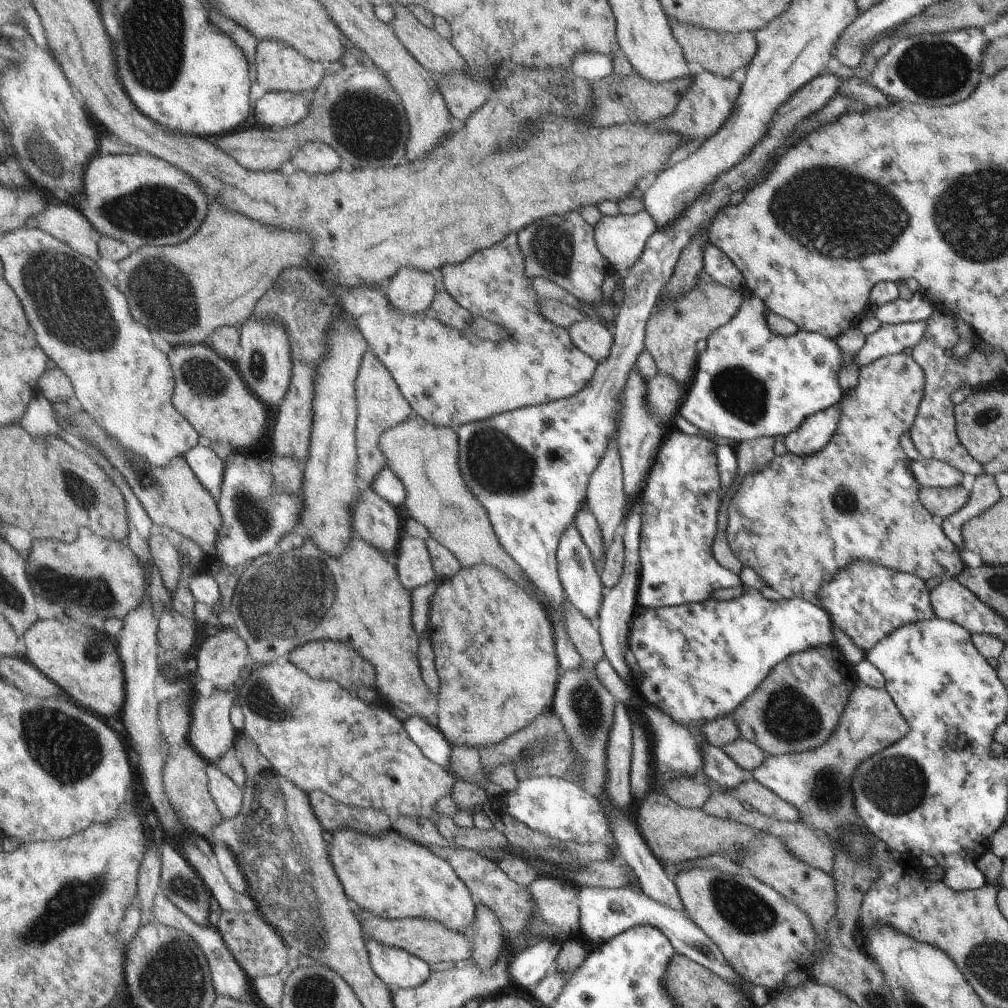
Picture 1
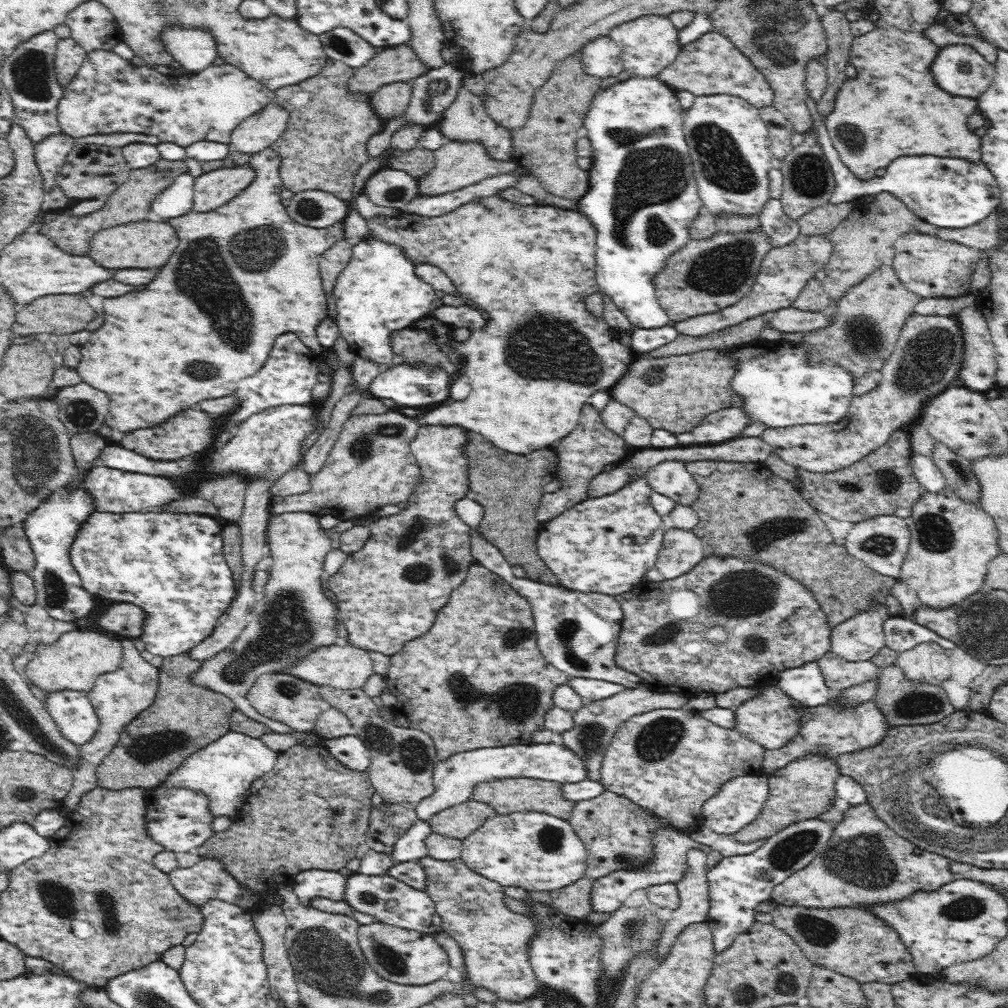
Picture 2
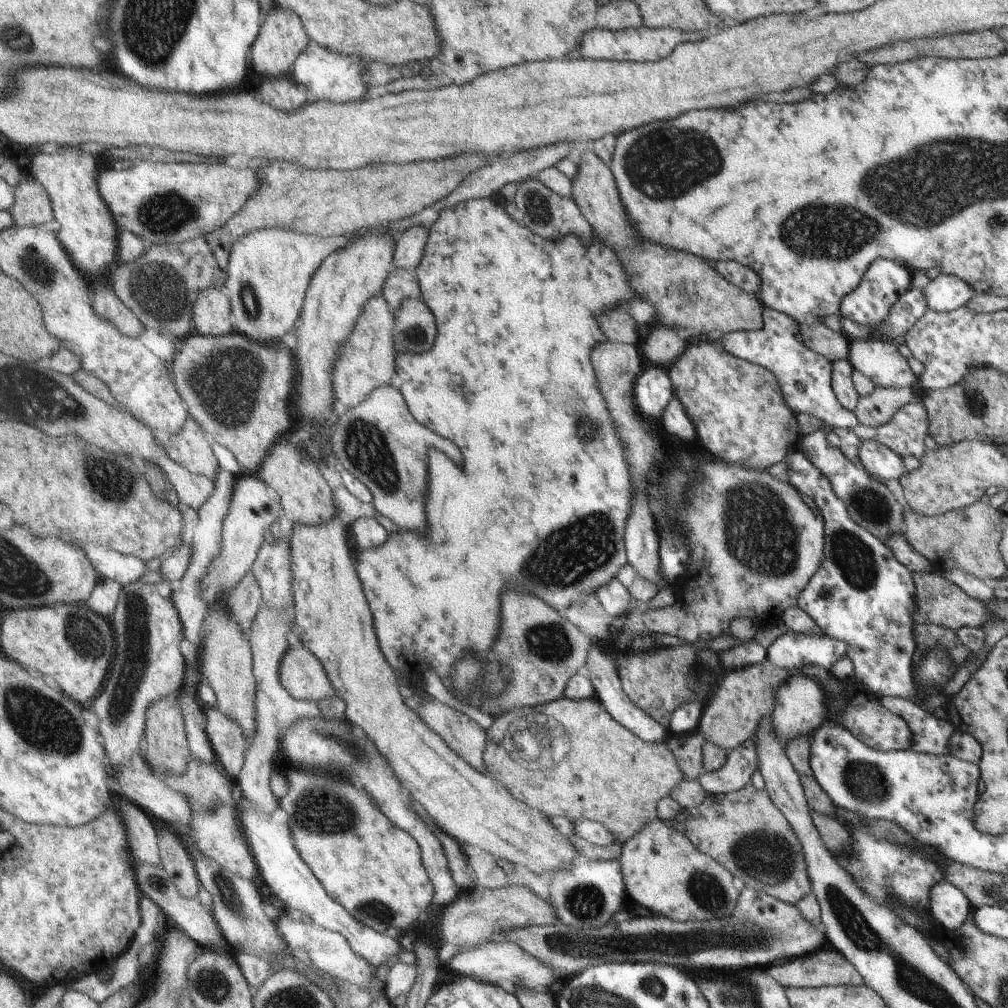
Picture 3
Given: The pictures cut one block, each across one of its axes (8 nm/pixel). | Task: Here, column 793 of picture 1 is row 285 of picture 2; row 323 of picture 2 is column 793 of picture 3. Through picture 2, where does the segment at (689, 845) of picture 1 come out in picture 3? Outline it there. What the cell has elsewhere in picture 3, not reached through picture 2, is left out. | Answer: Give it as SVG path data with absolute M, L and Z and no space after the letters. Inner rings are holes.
M752 782L744 789L733 793L710 795L696 809L681 810L677 817L665 822L688 835L698 850L717 859L730 874L734 875L741 887L765 892L794 905L812 890L808 860L805 858L804 846L797 832L793 830L786 815L769 797L767 790L757 790Z

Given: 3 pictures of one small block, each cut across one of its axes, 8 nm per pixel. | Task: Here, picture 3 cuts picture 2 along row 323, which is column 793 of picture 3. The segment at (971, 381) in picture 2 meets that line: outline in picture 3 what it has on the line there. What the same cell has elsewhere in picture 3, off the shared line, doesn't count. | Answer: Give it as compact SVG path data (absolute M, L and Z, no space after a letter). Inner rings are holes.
M826 947L818 952L798 958L791 958L778 966L772 966L768 972L782 988L820 988L823 986L864 986L860 972L844 958L838 950Z

